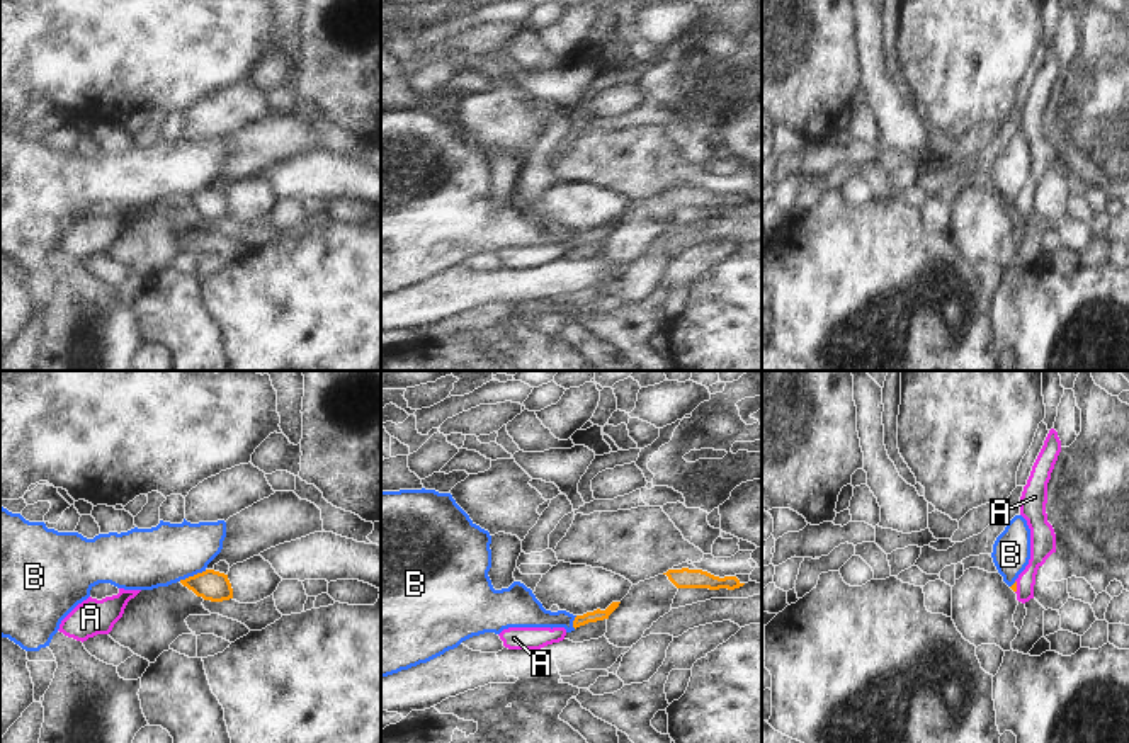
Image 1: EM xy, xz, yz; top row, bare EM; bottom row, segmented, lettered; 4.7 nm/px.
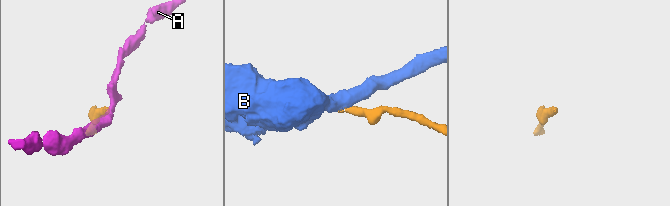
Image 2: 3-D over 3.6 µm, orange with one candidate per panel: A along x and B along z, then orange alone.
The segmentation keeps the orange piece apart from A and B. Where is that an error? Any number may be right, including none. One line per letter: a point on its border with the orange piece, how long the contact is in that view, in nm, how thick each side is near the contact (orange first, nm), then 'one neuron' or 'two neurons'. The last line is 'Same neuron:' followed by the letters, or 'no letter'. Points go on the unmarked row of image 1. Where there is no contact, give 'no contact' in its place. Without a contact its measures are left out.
A: meets orange in yz at (1015, 206); contact 60 nm long; 30 nm thick on the orange side, 130 nm on the other; one neuron
B: meets orange in xy at (194, 194); contact 140 nm long; 140 nm thick on the orange side, 280 nm on the other; two neurons
Same neuron: A

